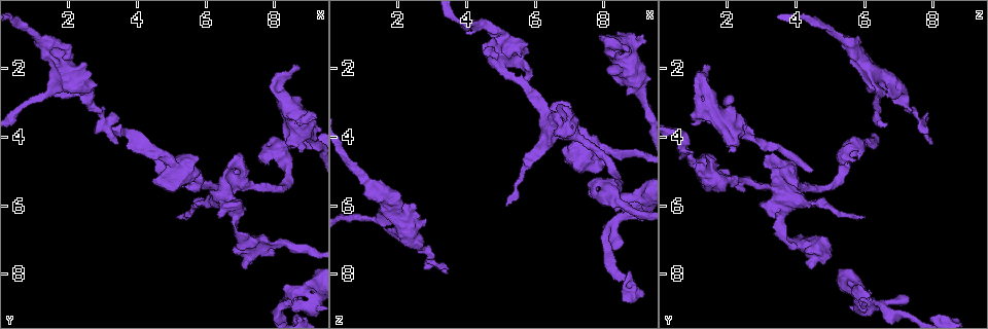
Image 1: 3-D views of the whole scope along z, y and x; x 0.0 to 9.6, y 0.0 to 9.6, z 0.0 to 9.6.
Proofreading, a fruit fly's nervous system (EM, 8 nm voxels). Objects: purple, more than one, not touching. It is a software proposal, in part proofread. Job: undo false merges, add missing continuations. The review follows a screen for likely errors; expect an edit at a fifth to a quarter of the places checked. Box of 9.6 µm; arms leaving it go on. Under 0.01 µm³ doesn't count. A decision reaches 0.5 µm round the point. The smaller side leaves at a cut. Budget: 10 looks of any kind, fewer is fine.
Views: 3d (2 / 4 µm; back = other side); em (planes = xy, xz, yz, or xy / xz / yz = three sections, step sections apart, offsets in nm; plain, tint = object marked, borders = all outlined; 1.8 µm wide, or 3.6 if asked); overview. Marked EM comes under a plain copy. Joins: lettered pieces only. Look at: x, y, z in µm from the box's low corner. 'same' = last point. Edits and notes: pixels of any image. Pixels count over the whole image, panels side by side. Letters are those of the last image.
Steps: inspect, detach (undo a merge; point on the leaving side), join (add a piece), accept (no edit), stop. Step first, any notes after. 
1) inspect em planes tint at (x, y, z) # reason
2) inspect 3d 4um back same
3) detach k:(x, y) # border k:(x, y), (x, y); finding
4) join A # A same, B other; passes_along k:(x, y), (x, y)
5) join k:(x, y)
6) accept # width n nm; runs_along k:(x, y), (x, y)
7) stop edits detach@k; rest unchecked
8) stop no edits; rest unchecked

inspect em planes borders at (6.70, 5.75, 3.55) # thick turns thin

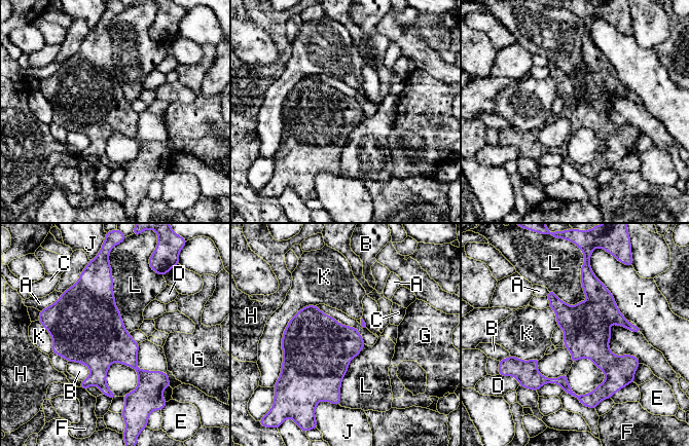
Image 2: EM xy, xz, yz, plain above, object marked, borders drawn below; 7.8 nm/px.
accept # longest_contact K 600 nm; A other, B other, C other, D other, E other, F other, G other, H other, J other, K other, L other; runs_along 2:(587, 277), (609, 381), (581, 399); one neuron here

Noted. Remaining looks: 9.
inspect 3d 4um at (3.25, 3.25, 7.80) # an open end

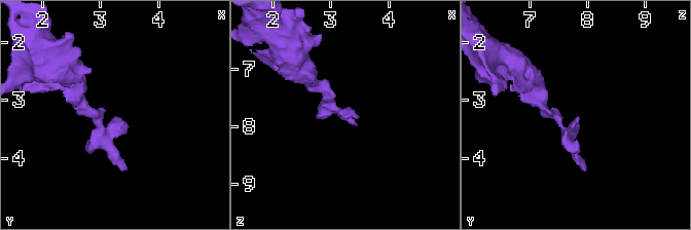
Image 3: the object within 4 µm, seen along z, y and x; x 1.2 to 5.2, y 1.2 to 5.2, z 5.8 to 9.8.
inspect em planes borders at (3.25, 3.25, 7.85)

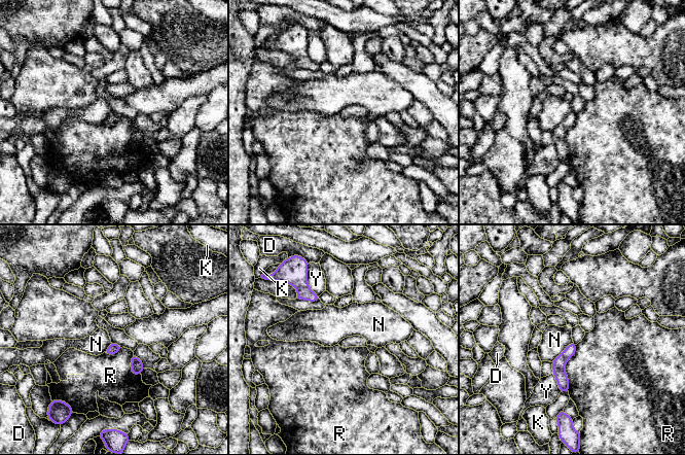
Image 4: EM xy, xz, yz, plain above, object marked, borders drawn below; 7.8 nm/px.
accept # D other, K other, N other, R other, Y other; runs_along 4:(573, 346), (561, 360), (564, 389); no lettered piece goes on from it

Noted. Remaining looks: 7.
inspect 3d 2um at (1.65, 2.75, 6.75)

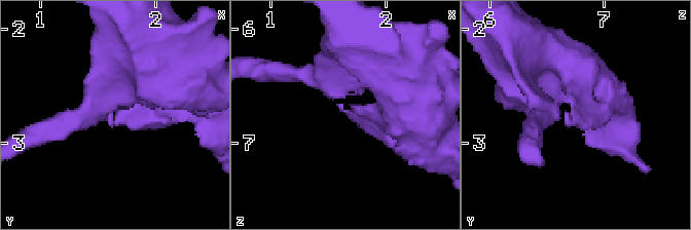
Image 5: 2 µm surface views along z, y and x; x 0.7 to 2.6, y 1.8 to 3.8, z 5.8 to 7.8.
inspect em planes tint at (1.70, 2.80, 6.80)

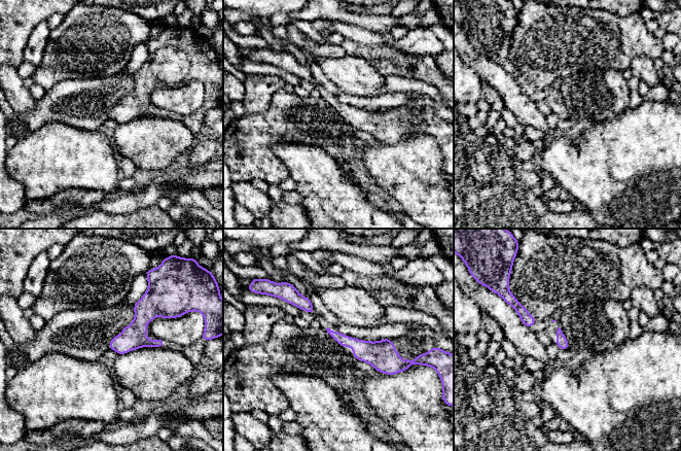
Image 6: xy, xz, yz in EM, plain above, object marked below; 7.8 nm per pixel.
inspect em planes borders same # see the neighbours

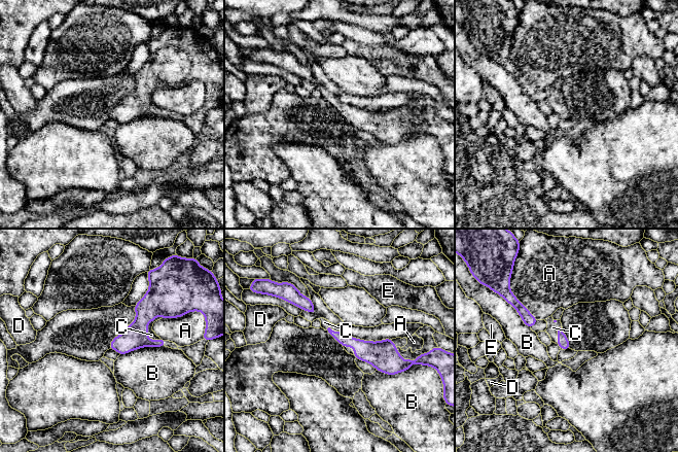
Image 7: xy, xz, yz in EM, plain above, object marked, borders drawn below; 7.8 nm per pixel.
join C # longest_contact B 360 nm; A other, B other, C same, D other, E other; passes_along 7:(164, 300), (146, 326), (151, 335); the neuron continues

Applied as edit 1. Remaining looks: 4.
inspect em yz step 8 tint at (8.00, 2.65, 1.00) # closes a loop

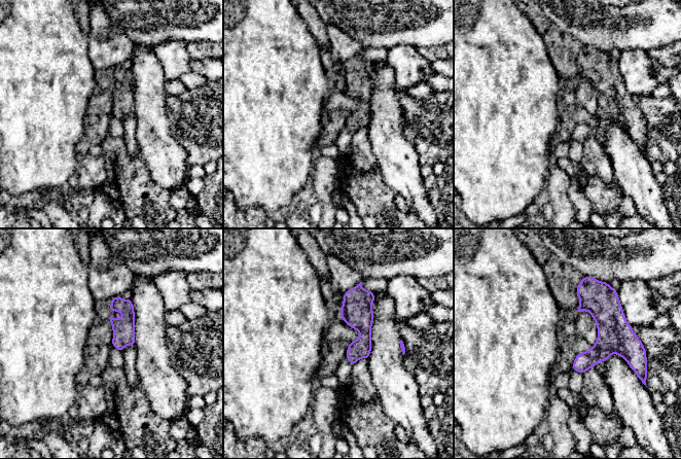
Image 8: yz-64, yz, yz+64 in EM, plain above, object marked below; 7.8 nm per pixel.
inspect em yz step 8 borders same

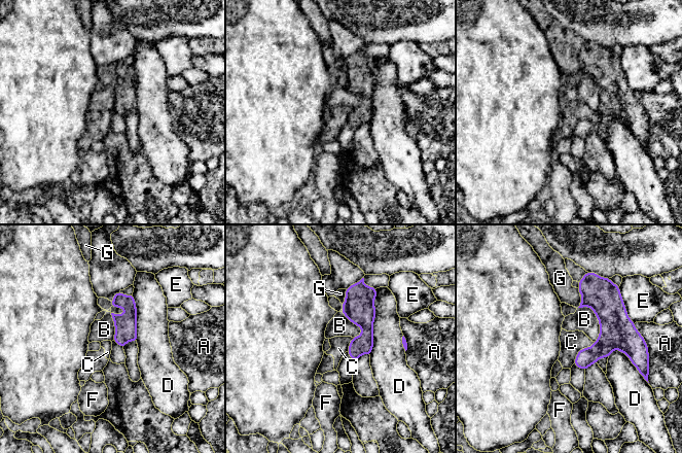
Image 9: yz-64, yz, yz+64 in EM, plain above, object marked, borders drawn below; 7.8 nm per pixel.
accept # A other, B other, C other, D other, E other, F other, G other; border 9:(594, 342), (577, 353), (574, 362); all the same neuron

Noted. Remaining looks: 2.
stop edits join@7; rest unchecked

